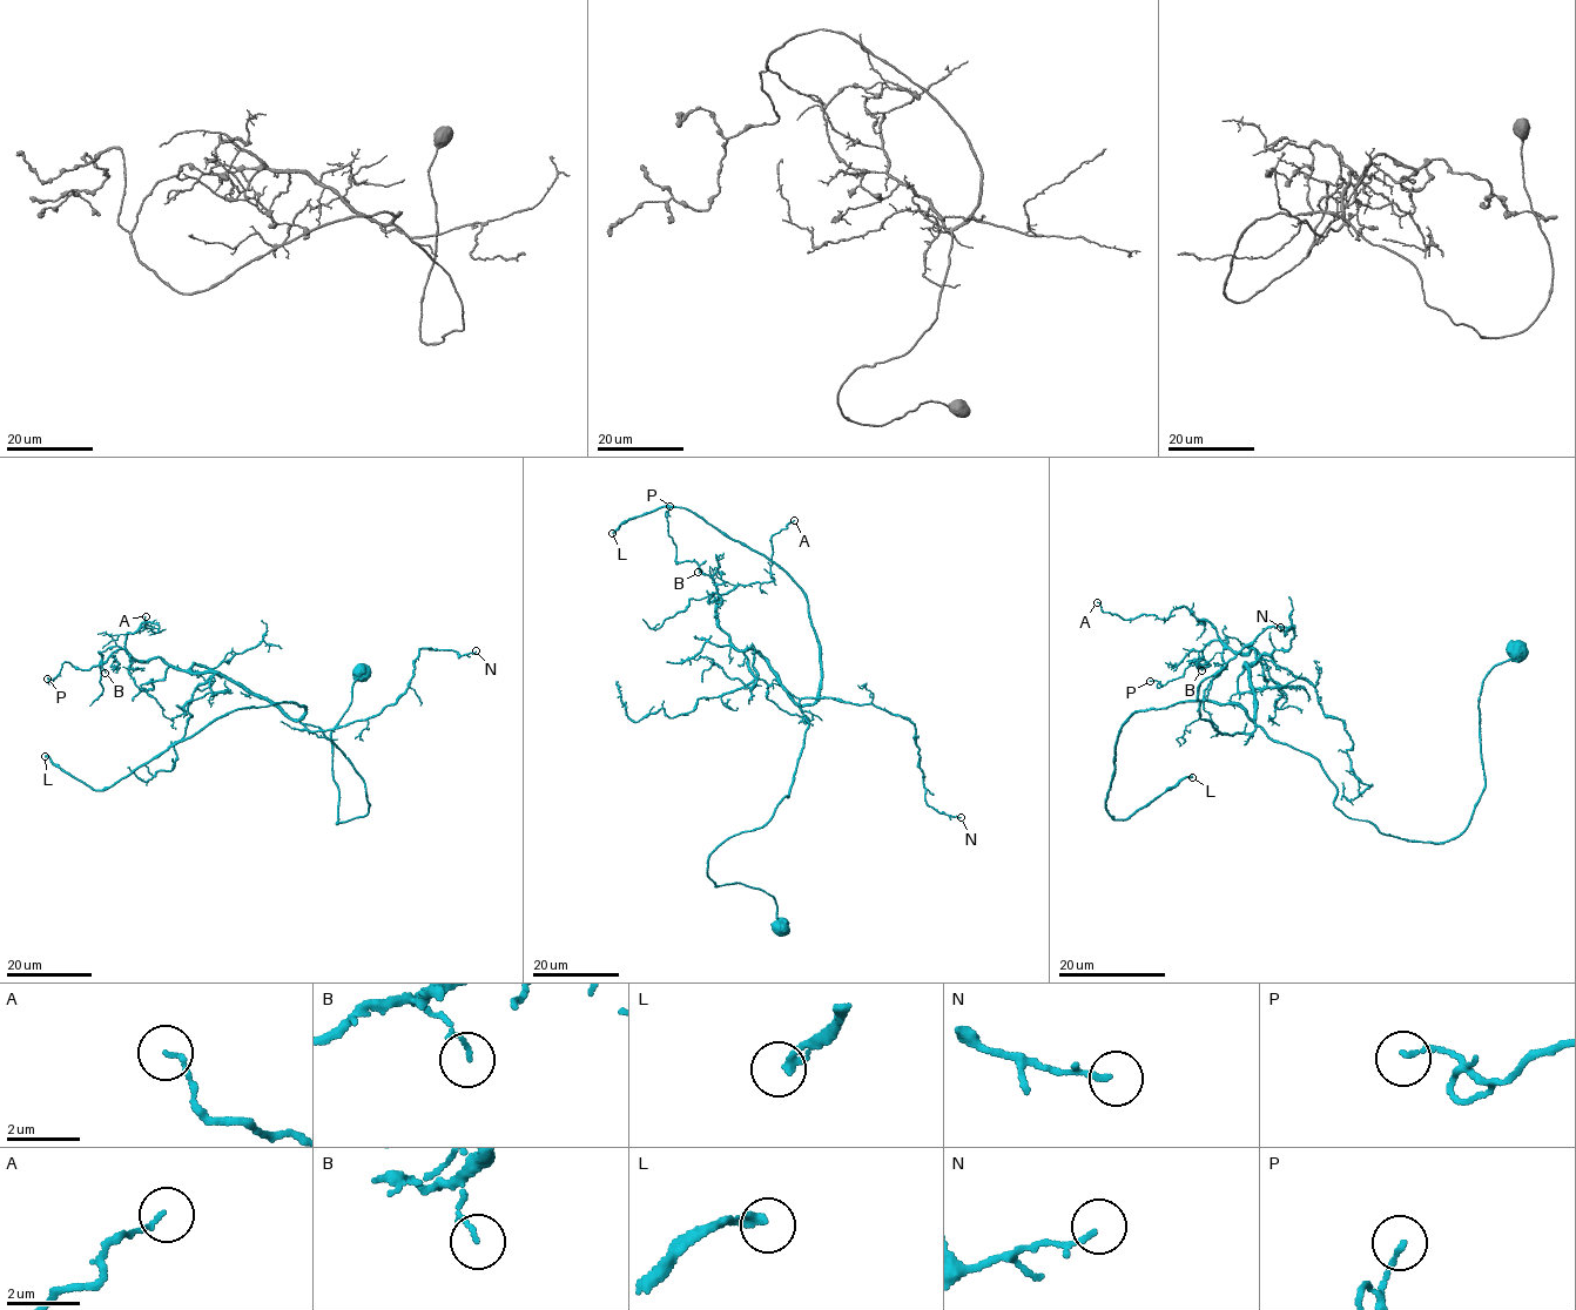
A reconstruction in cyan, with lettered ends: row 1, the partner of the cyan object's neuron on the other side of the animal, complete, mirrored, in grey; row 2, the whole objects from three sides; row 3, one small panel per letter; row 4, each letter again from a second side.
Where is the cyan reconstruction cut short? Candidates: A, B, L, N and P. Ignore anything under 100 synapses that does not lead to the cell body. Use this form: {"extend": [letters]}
{"extend": ["L"]}

